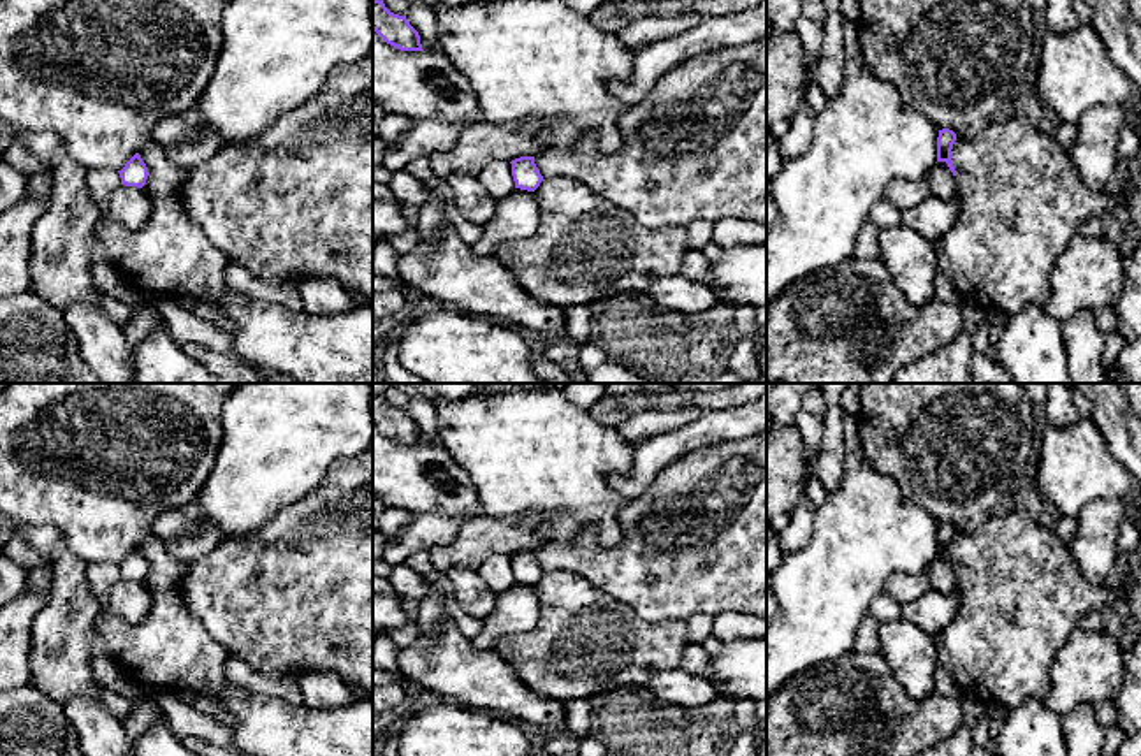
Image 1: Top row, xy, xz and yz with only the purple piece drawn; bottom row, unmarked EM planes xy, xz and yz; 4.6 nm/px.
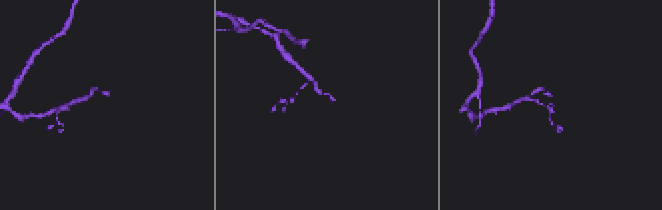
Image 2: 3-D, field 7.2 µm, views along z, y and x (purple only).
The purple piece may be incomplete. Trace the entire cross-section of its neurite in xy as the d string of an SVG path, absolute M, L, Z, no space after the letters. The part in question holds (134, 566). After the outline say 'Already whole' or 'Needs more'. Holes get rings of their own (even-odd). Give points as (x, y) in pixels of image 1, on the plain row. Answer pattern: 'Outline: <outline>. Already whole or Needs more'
Outline: M135 547L120 566L121 578L142 582L149 570L141 549Z. Already whole

